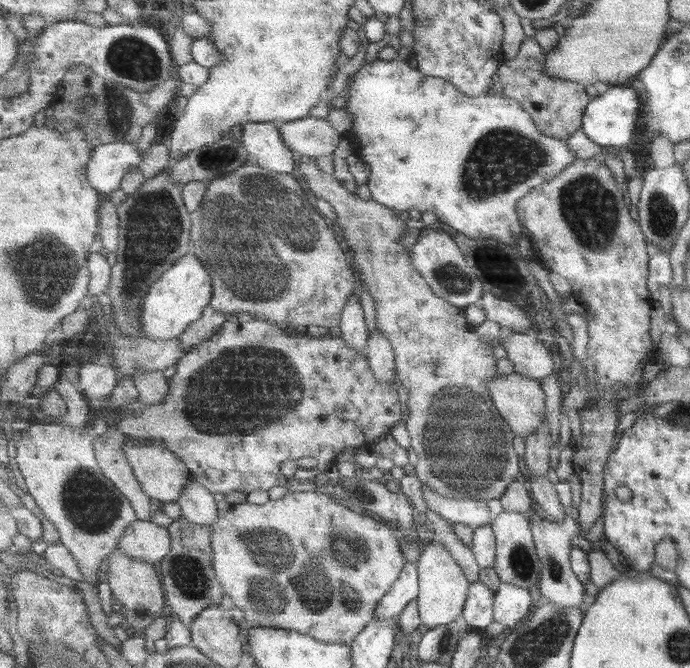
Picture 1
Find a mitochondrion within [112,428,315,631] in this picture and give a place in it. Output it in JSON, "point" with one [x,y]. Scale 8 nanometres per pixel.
{"point":[188,575]}

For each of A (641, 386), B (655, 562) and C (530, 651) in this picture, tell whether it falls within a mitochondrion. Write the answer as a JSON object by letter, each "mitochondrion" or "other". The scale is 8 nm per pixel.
{"A":"other","B":"other","C":"mitochondrion"}

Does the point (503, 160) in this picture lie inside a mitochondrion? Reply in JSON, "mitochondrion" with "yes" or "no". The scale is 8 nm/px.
{"mitochondrion":"yes"}

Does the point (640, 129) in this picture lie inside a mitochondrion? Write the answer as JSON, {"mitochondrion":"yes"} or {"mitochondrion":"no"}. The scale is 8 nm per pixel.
{"mitochondrion":"no"}

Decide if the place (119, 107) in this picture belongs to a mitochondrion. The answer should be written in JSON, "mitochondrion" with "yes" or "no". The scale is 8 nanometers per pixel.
{"mitochondrion":"yes"}

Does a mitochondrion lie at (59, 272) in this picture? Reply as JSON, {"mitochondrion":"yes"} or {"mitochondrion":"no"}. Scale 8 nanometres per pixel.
{"mitochondrion":"yes"}

